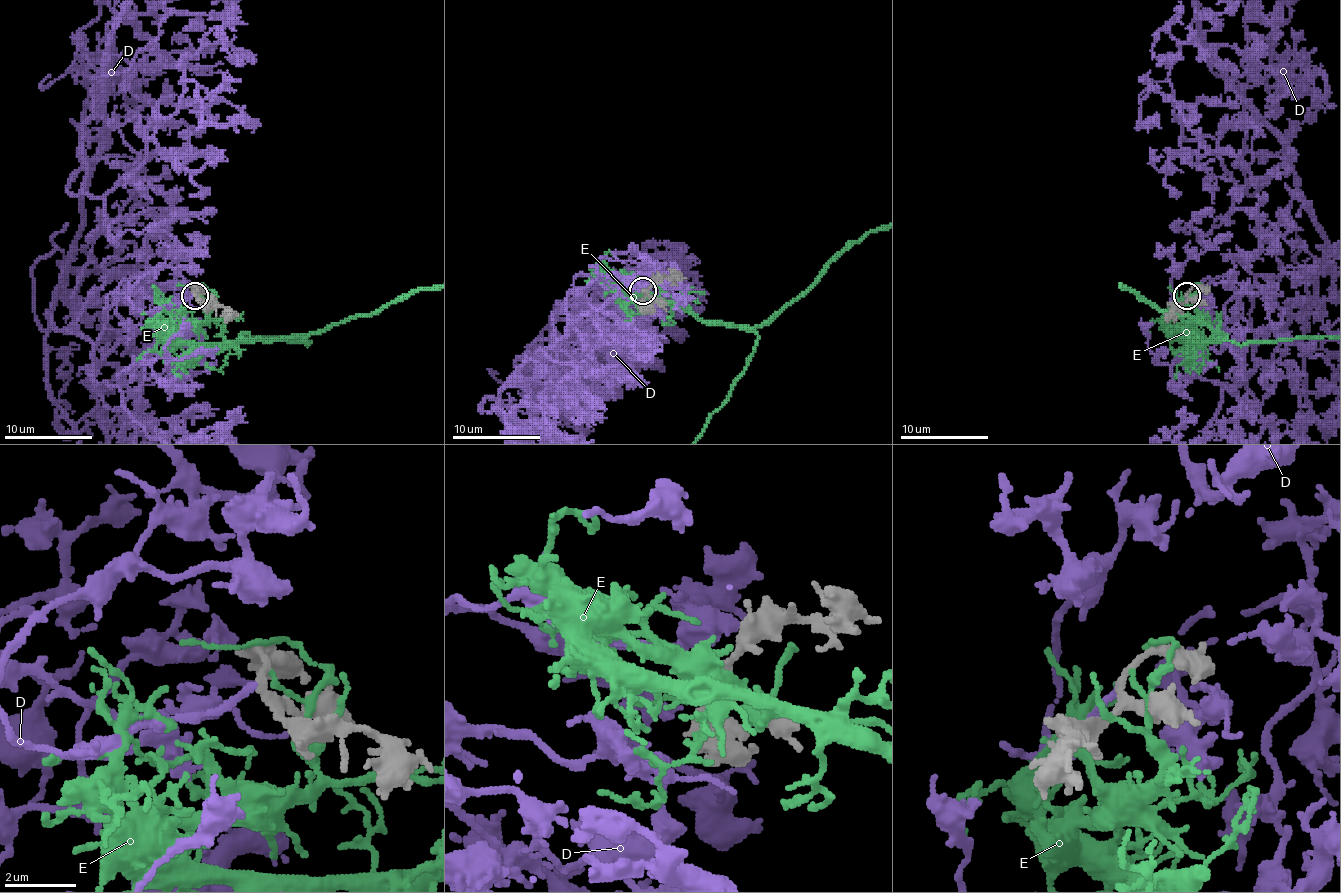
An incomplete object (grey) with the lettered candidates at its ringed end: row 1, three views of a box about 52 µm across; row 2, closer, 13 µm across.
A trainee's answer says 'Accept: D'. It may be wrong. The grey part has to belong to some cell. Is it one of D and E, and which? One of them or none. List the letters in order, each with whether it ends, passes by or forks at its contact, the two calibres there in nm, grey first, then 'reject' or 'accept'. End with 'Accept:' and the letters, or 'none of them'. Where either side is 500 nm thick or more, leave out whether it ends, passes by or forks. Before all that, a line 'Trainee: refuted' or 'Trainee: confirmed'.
Trainee: confirmed
D: it ends there; 180 nm thick on the grey side, 180 nm on the other; accept
E: it ends there; 170 nm thick on the grey side, 130 nm on the other; reject
Accept: D

